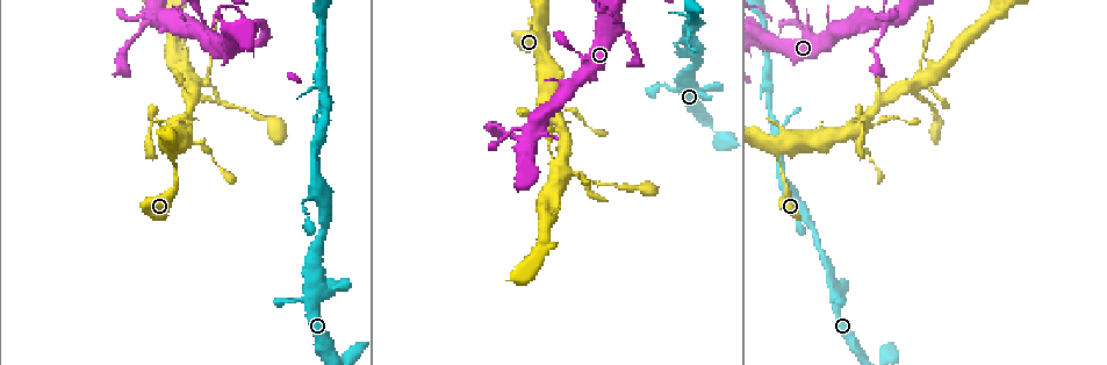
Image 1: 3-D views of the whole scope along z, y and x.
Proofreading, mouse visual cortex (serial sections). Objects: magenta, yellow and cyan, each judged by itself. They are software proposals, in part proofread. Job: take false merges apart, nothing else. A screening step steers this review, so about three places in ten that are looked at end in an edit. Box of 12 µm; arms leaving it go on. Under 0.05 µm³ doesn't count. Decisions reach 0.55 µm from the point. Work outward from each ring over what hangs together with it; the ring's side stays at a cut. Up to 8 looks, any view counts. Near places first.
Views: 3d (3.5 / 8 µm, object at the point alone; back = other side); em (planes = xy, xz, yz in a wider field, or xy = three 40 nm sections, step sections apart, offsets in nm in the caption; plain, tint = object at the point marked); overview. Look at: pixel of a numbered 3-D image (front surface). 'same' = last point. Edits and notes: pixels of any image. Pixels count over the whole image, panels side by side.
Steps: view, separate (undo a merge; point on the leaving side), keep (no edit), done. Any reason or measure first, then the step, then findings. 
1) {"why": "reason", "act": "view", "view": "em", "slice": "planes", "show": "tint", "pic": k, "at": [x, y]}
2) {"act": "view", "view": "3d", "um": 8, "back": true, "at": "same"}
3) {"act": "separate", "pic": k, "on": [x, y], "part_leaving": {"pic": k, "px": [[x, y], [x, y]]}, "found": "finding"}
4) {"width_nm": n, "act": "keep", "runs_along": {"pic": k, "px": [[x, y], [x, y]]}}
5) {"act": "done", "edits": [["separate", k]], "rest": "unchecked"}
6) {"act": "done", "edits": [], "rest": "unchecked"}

{"why": "abrupt turn", "act": "view", "view": "3d", "um": 3.5, "back": true, "pic": 1, "at": [170, 155]}

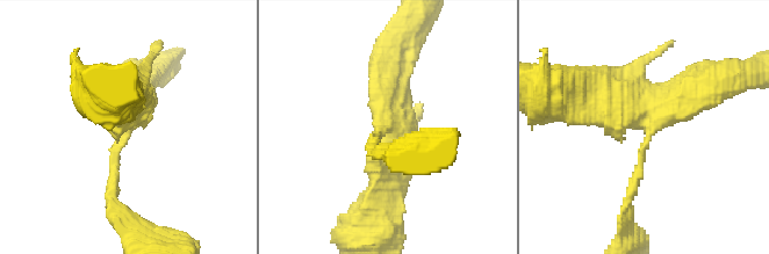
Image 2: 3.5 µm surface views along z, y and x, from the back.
{"arms": 3, "arm_widths_nm": [150, 450, 500], "why": "now the EM", "act": "view", "view": "em", "slice": "xy", "step": 1, "show": "tint", "pic": 2, "at": [651, 131]}

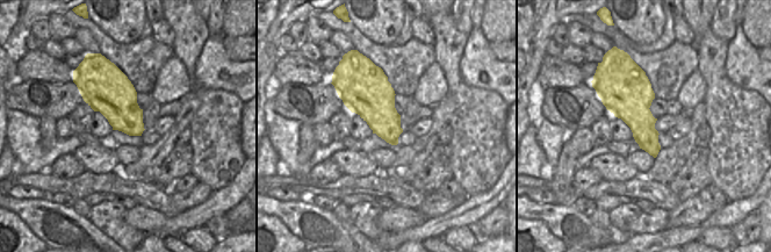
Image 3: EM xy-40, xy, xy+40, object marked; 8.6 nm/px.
{"act": "keep", "runs_along": {"pic": 2, "px": [[626, 200], [651, 125], [588, 96]]}, "found": "one cell here"}

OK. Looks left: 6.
{"why": "abrupt turn", "act": "view", "view": "em", "slice": "xy", "step": 1, "show": "tint", "pic": 1, "at": [160, 120]}

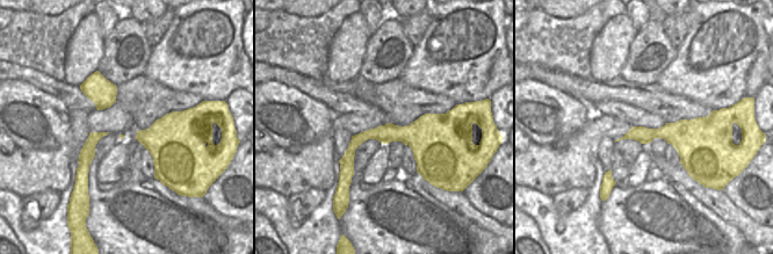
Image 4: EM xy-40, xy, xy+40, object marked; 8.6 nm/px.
{"why": "see where the arms go", "act": "view", "view": "3d", "um": 3.5, "back": true, "at": "same"}

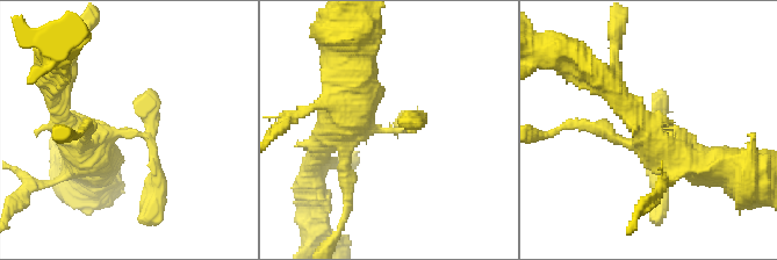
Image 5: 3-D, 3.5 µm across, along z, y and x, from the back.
{"act": "keep", "runs_along": {"pic": 4, "px": [[445, 118], [363, 136], [342, 171]]}, "found": "continuous, no second cell"}

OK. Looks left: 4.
{"why": "narrows sharply", "act": "view", "view": "3d", "um": 8, "pic": 1, "at": [779, 33]}

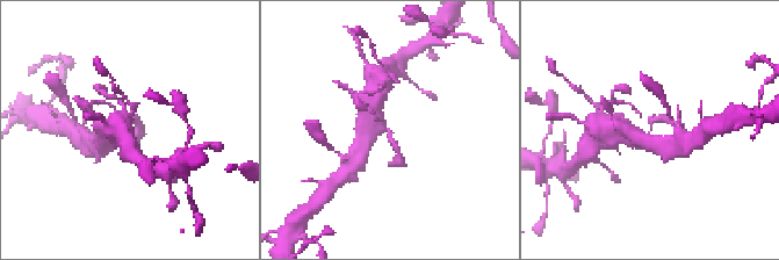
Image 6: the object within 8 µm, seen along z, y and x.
{"act": "view", "view": "3d", "um": 3.5, "pic": 6, "at": [650, 130]}

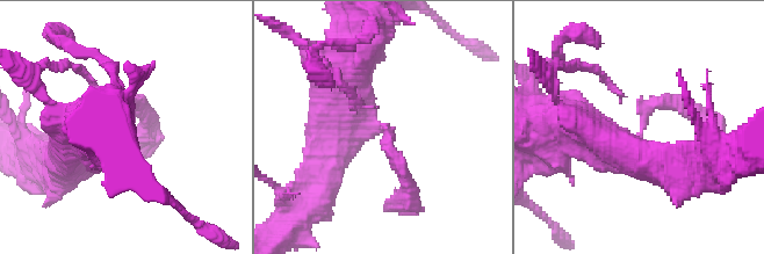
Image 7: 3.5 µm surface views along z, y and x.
{"arm_widths_nm": [200, 400], "act": "view", "view": "em", "slice": "xy", "step": 2, "show": "tint", "pic": 7, "at": [387, 127]}

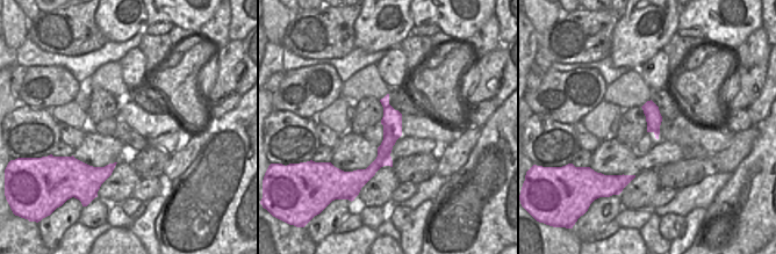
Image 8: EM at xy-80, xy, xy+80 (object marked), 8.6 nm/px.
{"act": "keep", "runs_along": {"pic": 8, "px": [[386, 100], [383, 157], [352, 176]]}, "found": "all the same cell"}

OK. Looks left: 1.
{"act": "done", "edits": [], "rest": "unchecked"}

